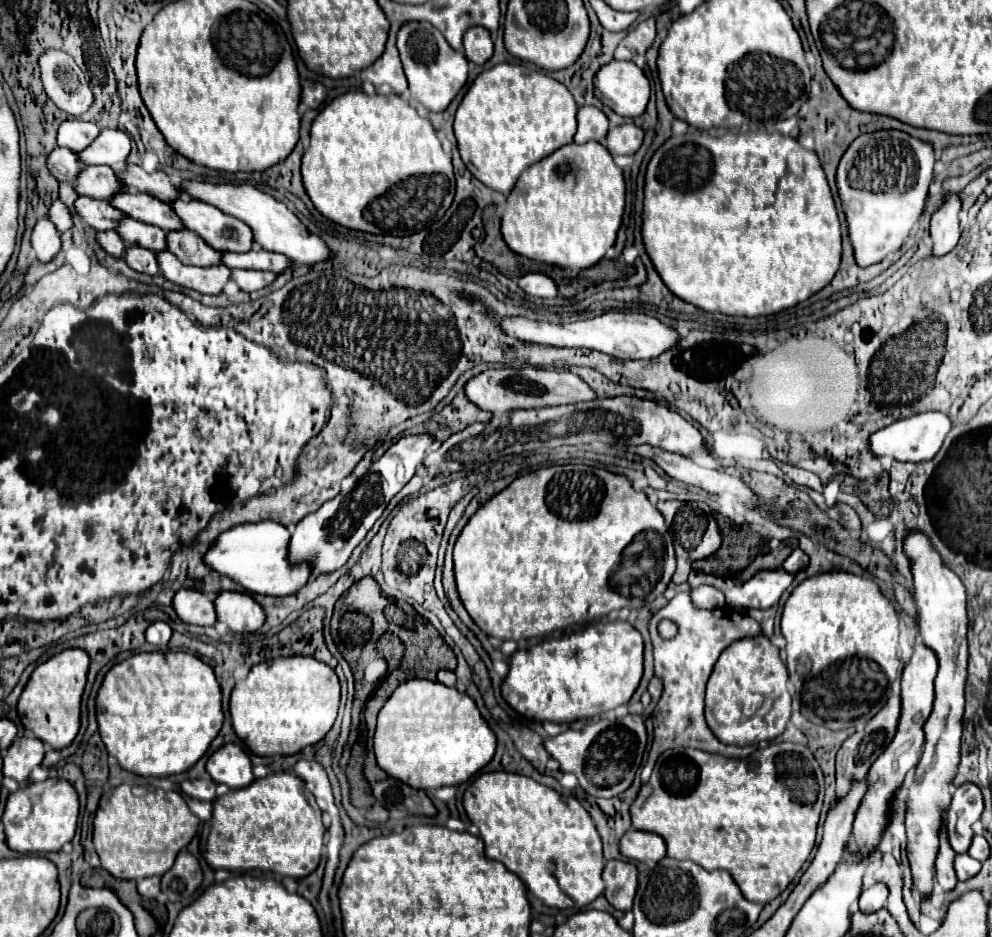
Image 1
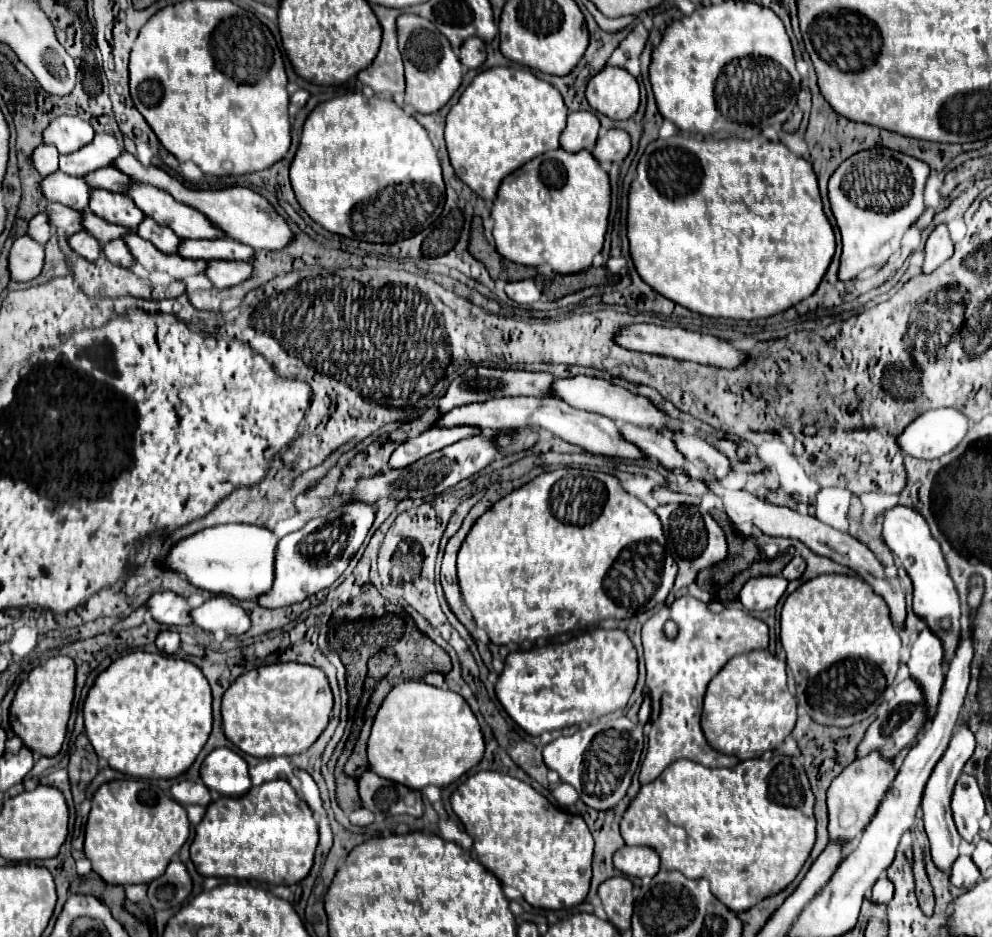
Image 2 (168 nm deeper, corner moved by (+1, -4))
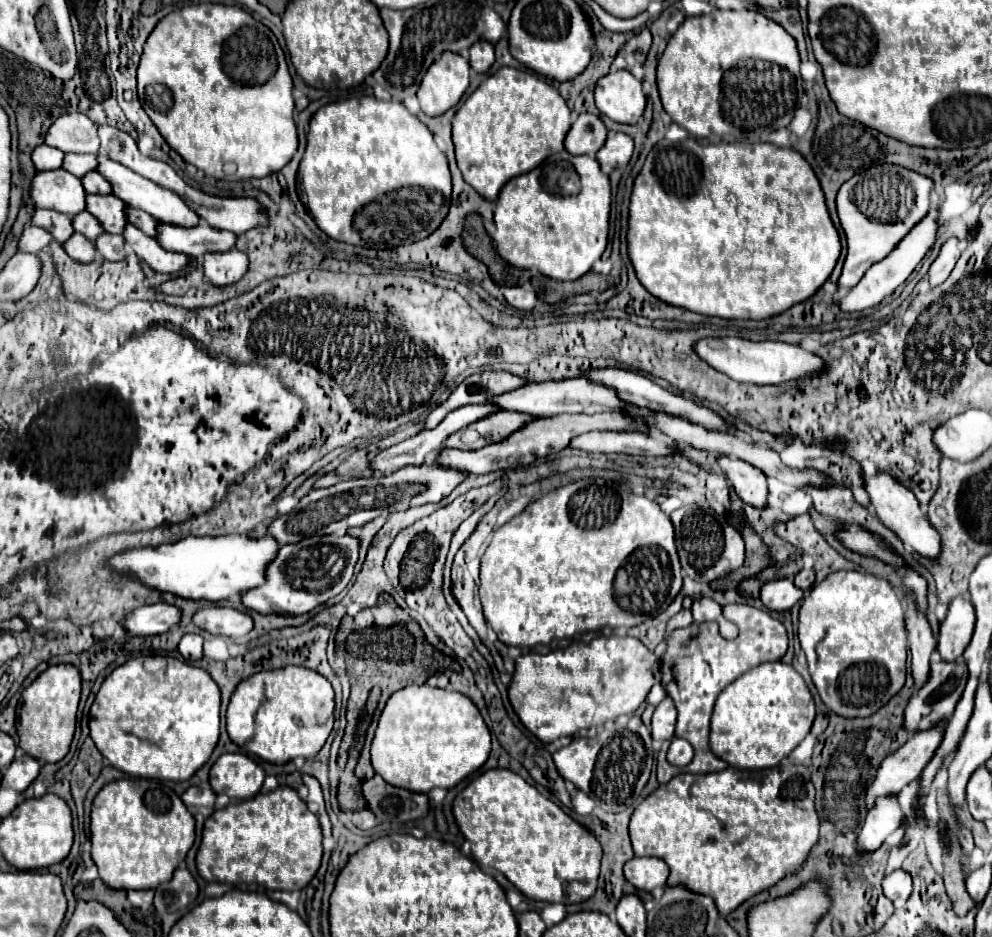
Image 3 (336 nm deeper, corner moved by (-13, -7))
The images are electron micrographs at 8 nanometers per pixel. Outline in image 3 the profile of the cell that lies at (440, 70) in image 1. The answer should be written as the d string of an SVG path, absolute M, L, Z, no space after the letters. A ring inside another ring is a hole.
M444 52L428 68L420 84L420 108L426 116L440 116L456 106L468 88L470 66L458 54Z

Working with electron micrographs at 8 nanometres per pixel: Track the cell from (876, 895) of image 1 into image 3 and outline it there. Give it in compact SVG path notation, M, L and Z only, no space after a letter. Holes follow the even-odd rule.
M894 870L884 876L882 890L884 890L884 896L888 900L892 900L892 904L896 908L900 908L900 906L904 906L904 902L908 900L908 896L912 892L912 878L904 870Z

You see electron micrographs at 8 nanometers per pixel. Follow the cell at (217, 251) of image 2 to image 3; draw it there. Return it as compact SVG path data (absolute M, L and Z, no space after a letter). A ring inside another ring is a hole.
M200 220L198 226L192 228L160 222L160 238L156 240L164 250L200 258L206 252L226 252L228 248L234 248L236 234L226 230L216 230L214 226L208 226L206 220Z

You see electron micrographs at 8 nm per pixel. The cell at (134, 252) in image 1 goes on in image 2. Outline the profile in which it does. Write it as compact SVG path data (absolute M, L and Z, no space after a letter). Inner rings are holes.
M114 239L110 243L106 243L102 247L102 253L114 263L114 265L122 265L122 267L130 267L134 265L134 257L130 255L130 249L126 247L126 243L122 243L122 239Z

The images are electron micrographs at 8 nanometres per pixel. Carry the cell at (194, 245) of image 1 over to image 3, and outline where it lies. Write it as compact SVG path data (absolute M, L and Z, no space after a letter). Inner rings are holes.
M128 206L128 222L134 224L136 228L140 228L144 234L156 236L156 220L150 214L146 214L144 210Z

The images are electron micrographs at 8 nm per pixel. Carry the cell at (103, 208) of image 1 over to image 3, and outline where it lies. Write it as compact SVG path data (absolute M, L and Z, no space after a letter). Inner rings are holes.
M36 208L32 212L32 216L30 216L30 224L48 230L56 242L66 242L74 234L74 230L72 230L72 216L60 214L56 210Z

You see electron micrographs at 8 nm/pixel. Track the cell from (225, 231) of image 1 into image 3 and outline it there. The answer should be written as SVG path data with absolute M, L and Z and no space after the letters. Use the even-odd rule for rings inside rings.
M98 154L98 158L100 158L100 166L96 166L96 172L102 174L110 182L112 194L118 196L124 204L128 204L132 208L138 208L138 210L144 210L144 212L152 214L156 220L160 220L160 222L170 222L170 224L178 224L178 226L186 226L186 228L198 224L198 214L192 208L188 208L178 194L172 194L166 188L162 188L162 186L134 174L132 170L128 170L120 162L114 162L114 160L106 158L104 154Z

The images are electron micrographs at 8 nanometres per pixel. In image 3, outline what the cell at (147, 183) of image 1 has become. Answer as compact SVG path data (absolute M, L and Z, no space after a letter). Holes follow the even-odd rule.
M92 170L92 174L84 174L80 180L84 182L84 190L88 194L110 194L110 184L96 170Z

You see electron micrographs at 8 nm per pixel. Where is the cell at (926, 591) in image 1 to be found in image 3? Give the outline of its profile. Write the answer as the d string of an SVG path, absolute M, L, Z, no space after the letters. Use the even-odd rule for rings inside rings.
M876 472L872 476L862 474L862 480L864 480L864 488L870 496L870 502L876 510L876 516L884 522L884 526L888 526L892 532L896 532L898 538L904 542L904 546L916 550L918 554L922 554L926 558L936 558L940 554L940 534L930 526L928 520L924 520L920 506L916 502L916 496L906 486L896 482L896 478L892 478L888 472Z

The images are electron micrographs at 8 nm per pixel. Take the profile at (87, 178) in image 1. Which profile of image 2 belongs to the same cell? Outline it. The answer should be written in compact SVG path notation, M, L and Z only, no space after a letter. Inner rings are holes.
M56 171L54 175L48 175L46 179L42 179L42 193L48 201L56 201L78 211L88 209L90 191L92 189L84 177L66 175L62 171Z

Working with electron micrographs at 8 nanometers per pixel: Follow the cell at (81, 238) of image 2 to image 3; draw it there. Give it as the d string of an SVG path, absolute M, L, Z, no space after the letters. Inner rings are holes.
M72 234L72 238L68 238L68 242L62 244L66 254L78 262L92 262L94 256L96 256L96 250L94 250L94 244L80 236L80 234Z

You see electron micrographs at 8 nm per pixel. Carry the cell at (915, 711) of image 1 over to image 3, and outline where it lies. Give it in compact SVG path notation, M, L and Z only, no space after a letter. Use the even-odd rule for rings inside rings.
M962 596L954 598L938 634L938 652L946 662L954 662L962 656L972 638L974 622L976 614L972 602L964 600Z

